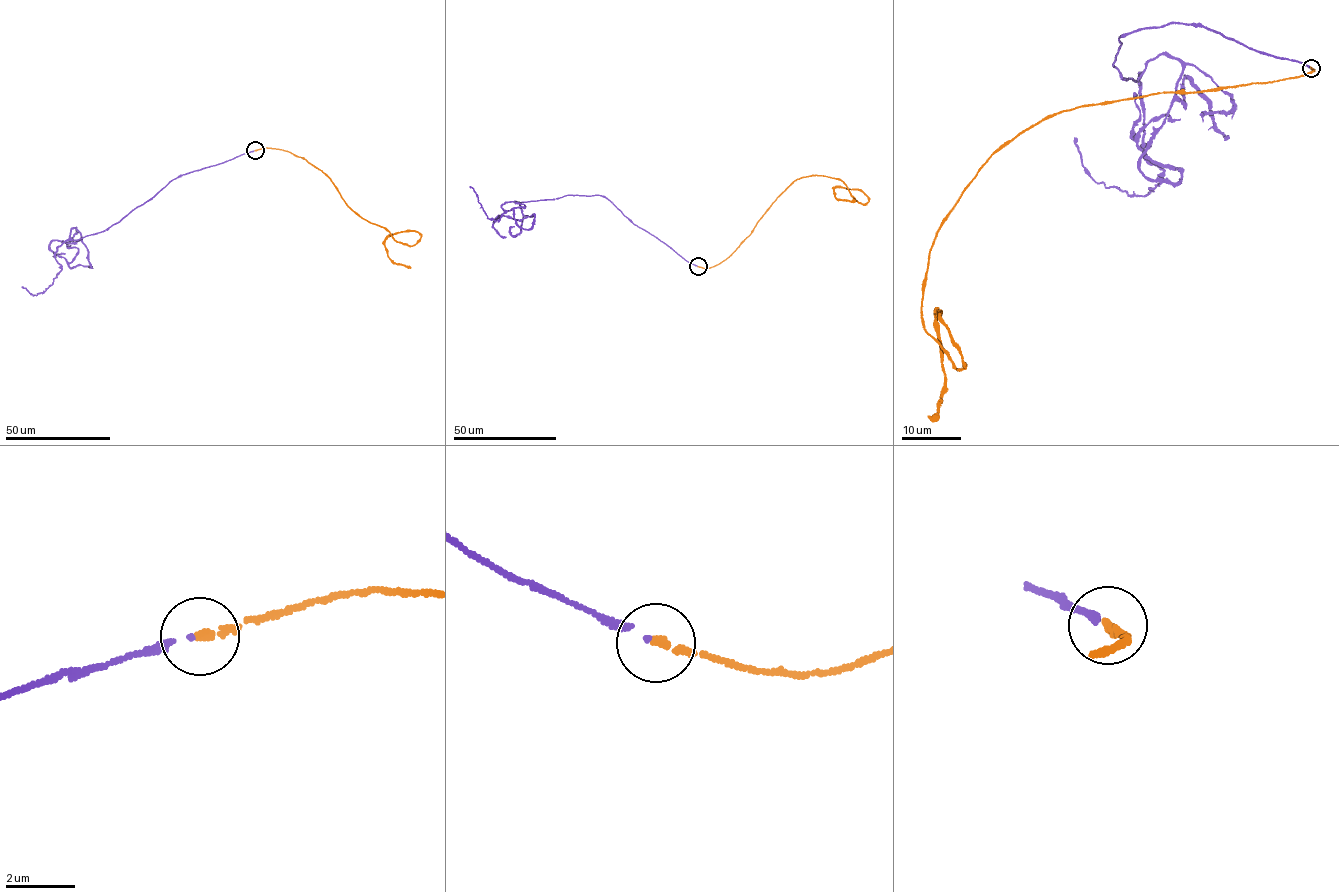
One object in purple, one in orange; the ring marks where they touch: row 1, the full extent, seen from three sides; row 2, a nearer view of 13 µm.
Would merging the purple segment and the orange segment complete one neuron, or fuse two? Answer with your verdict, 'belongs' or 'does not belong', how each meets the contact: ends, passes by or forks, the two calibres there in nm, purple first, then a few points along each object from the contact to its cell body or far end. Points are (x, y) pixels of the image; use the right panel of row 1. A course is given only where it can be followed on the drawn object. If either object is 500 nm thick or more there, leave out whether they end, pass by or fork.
belongs | purple ends | orange ends | 110/220 nm | purple via (1310, 67), (1196, 23), (1118, 37), (1125, 79), (1182, 66), (1140, 159), (1173, 183), (1134, 140), (1137, 95) | orange via (1310, 67), (1059, 111), (1005, 141), (929, 255), (921, 320), (963, 365), (939, 309), (944, 375), (932, 422)

